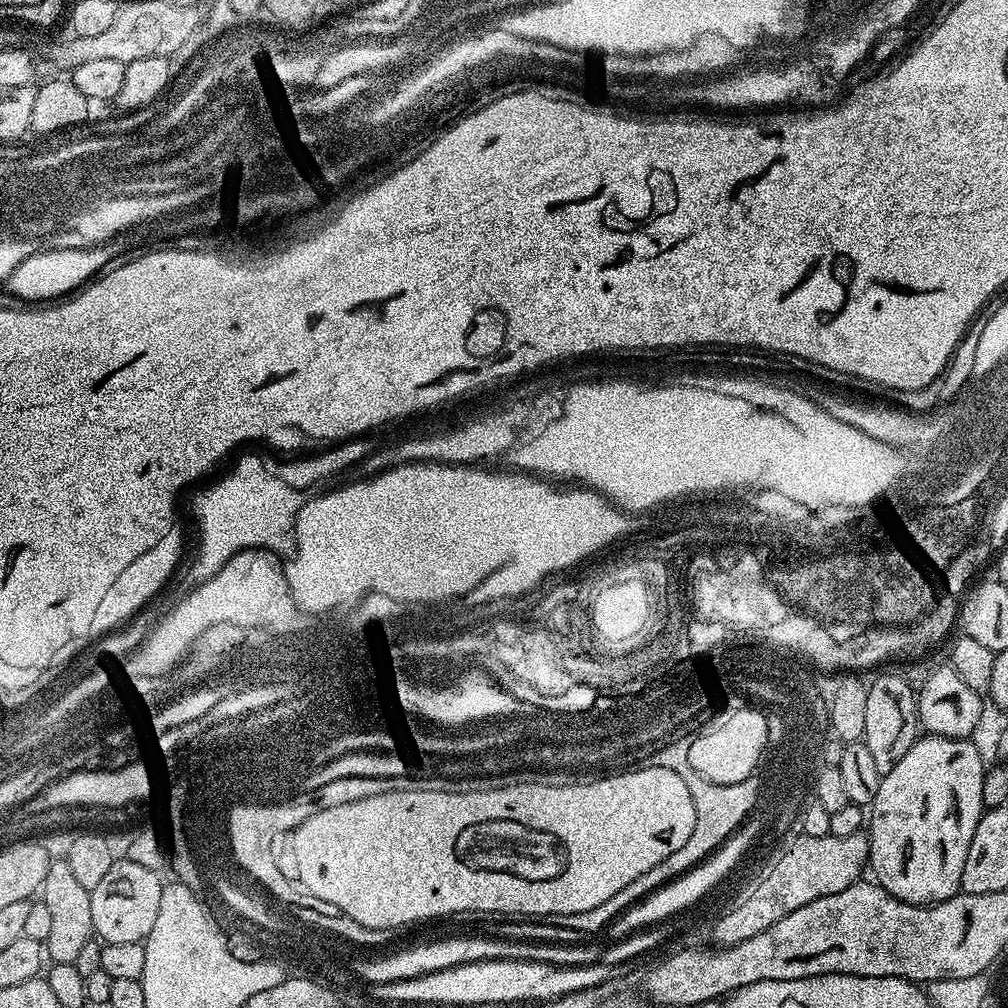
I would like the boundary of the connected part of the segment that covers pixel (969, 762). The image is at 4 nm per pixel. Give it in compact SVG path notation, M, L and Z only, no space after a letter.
M924 734L917 739L916 743L910 746L910 750L906 750L906 754L902 754L902 762L898 762L894 766L894 770L881 775L878 794L874 794L870 805L870 815L866 820L868 862L870 872L876 875L873 876L875 883L882 885L890 894L894 894L894 898L905 900L911 904L937 904L943 900L949 900L949 898L961 891L962 866L966 866L966 854L970 854L970 842L974 838L974 830L978 830L980 817L986 811L984 795L982 794L985 771L985 762L978 754L978 750L972 745L971 739L955 740L954 738L946 738L945 736Z

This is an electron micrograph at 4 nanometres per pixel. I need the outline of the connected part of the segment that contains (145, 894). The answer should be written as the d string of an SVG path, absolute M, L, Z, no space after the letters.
M123 858L113 859L98 886L91 890L90 918L93 933L104 944L147 940L158 919L158 902L162 902L164 893L164 884L160 878L160 872L146 870L146 866L138 866L138 862Z

